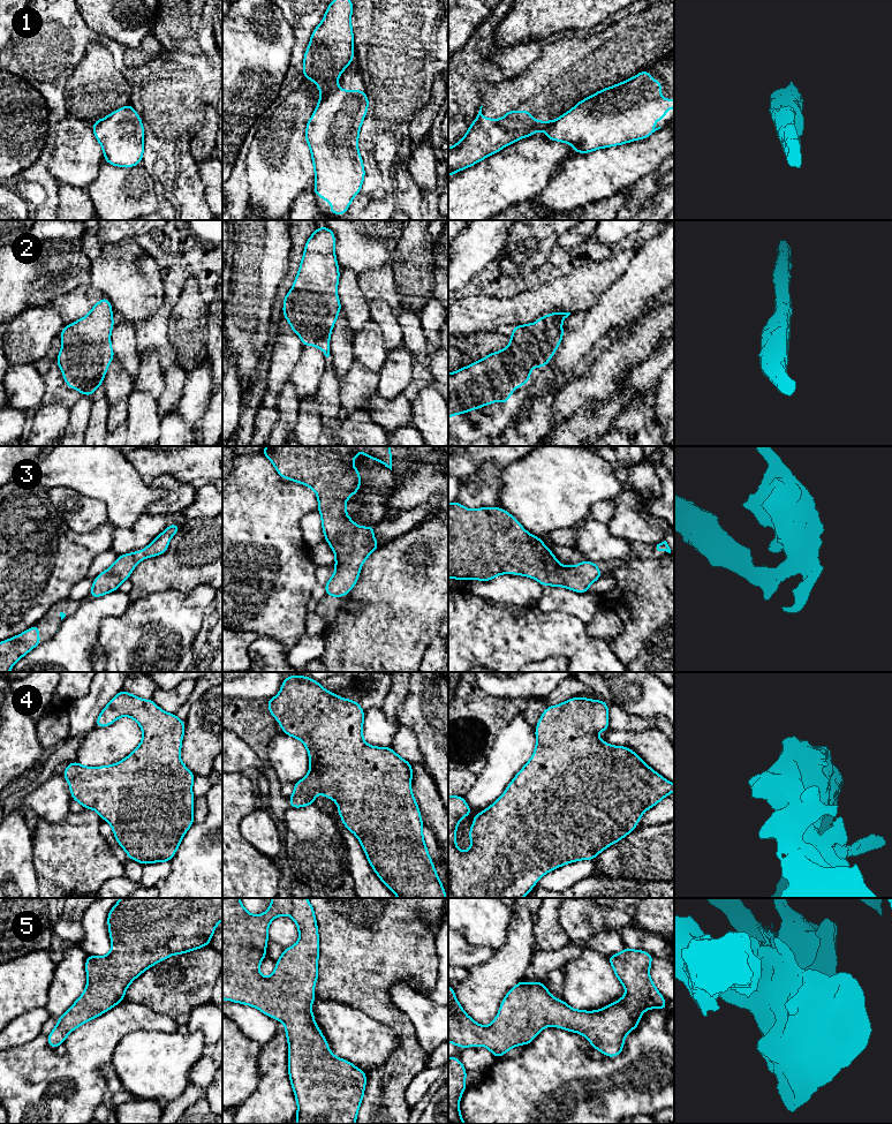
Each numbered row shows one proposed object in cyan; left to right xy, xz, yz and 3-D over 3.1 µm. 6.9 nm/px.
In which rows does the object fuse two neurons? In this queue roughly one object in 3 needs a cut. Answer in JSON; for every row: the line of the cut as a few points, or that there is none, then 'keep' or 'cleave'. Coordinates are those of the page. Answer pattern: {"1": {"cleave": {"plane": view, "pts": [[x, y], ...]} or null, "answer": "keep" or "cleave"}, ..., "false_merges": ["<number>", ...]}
{"1": {"cleave": {"plane": "xz", "pts": [[337, 88], [319, 100]]}, "answer": "cleave"}, "2": {"cleave": null, "answer": "keep"}, "3": {"cleave": null, "answer": "keep"}, "4": {"cleave": null, "answer": "keep"}, "5": {"cleave": null, "answer": "keep"}, "false_merges": ["1"]}

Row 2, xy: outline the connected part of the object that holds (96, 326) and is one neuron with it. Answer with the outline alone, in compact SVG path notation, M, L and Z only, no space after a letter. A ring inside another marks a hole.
M103 296L85 317L66 325L60 333L62 347L55 363L66 384L82 395L92 397L96 389L103 385L114 359L112 311L109 300Z

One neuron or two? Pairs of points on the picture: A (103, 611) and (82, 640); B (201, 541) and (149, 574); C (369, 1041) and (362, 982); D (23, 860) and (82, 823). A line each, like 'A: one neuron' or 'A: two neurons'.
A: one neuron
B: one neuron
C: two neurons
D: two neurons

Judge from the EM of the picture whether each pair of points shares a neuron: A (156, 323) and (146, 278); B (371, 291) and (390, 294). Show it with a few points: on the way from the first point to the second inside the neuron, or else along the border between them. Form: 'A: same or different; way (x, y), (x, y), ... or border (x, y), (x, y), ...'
A: different; border (165, 299), (164, 303), (153, 314), (136, 325)
B: same; way (376, 291), (385, 291)

